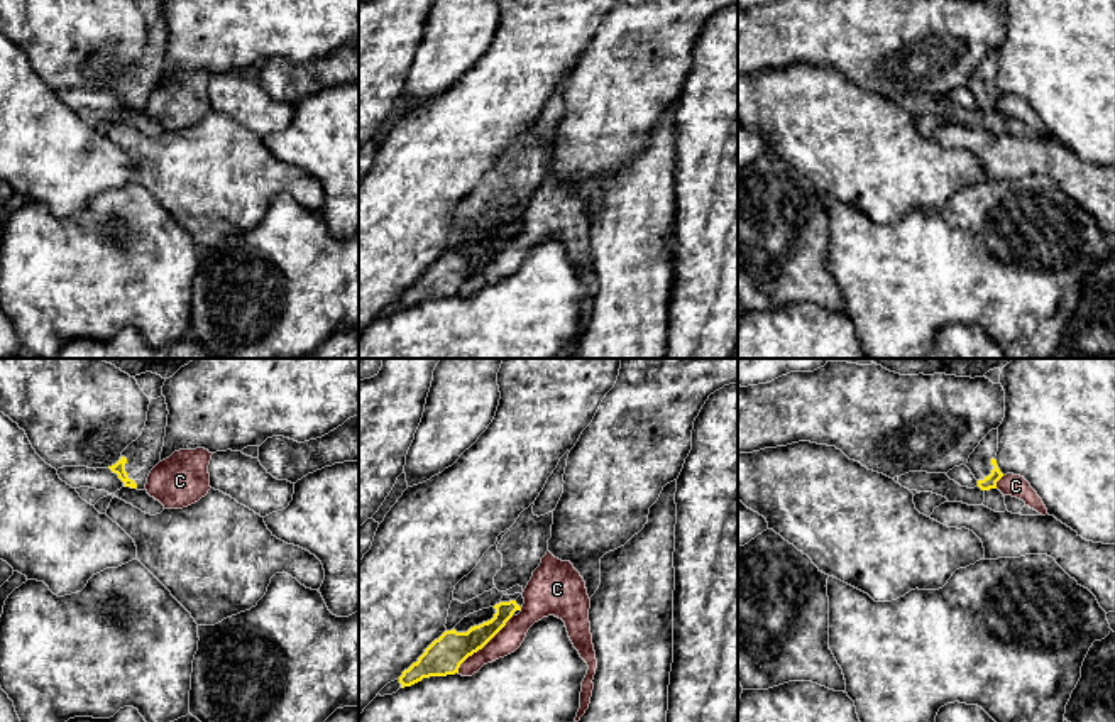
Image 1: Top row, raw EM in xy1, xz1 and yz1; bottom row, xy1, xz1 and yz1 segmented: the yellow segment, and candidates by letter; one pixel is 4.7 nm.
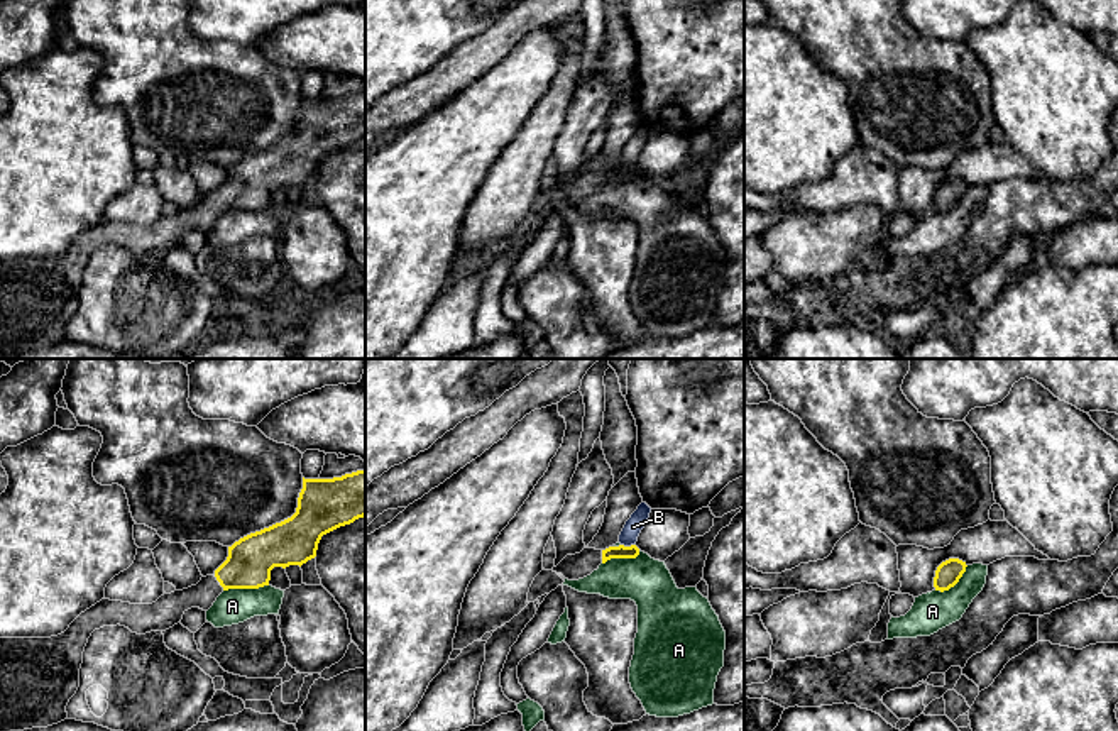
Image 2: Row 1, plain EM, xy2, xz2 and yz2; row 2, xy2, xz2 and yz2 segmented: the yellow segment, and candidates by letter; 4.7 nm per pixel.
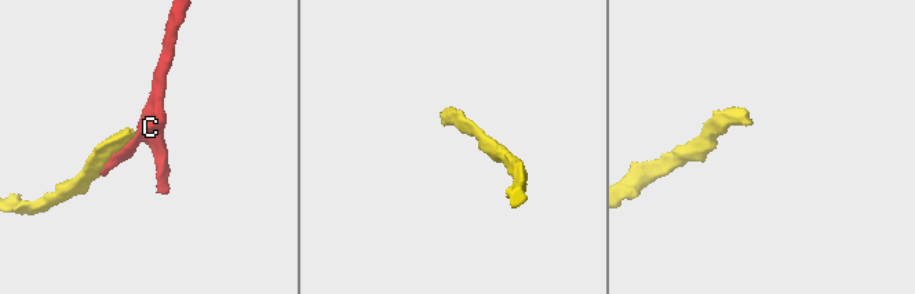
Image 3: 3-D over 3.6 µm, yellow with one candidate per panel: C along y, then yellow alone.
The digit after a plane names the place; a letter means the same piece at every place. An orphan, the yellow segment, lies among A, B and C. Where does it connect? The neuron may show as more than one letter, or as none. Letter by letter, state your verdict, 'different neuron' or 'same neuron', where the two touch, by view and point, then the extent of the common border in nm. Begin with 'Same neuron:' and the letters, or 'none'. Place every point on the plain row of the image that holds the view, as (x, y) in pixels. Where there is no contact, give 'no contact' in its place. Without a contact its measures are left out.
Same neuron: none
A: different neuron | xy2 (246, 208) | 220 nm
B: different neuron | xz2 (628, 168) | 70 nm
C: different neuron | xz1 (483, 268) | 380 nm

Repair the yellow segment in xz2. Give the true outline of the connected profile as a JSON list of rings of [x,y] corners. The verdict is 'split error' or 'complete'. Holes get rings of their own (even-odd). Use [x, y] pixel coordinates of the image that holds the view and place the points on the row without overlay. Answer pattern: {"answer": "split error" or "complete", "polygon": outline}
{"answer": "split error", "polygon": [[[609,168],[606,171],[584,169],[580,174],[567,176],[556,188],[551,191],[562,195],[568,201],[578,201],[590,196],[599,190],[600,184],[606,184],[611,179],[636,179],[639,169],[631,168]]]}

